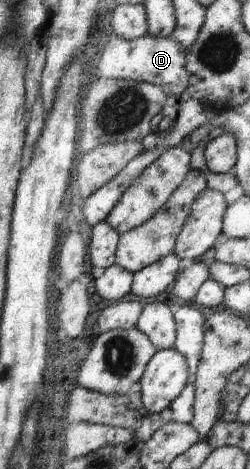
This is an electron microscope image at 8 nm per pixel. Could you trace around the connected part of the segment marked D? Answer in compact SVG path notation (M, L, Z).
M113 33L104 47L97 71L102 78L147 82L159 86L168 97L178 96L185 93L189 87L190 76L185 69L186 51L178 41L170 37L145 34L136 40L126 40Z

